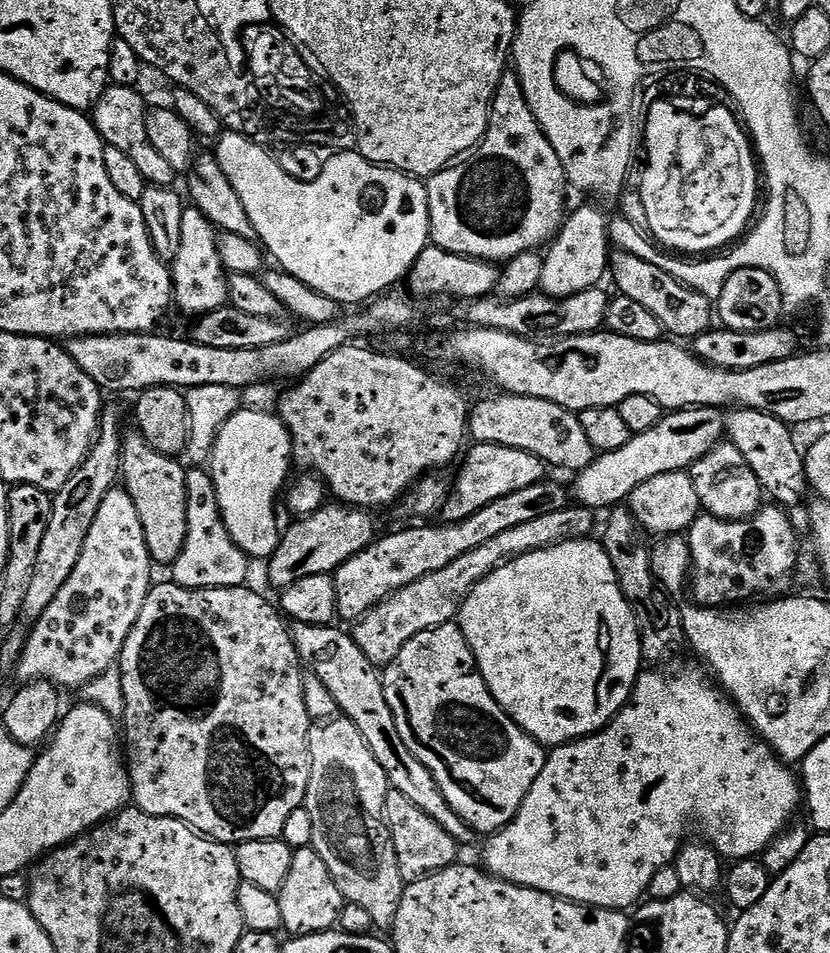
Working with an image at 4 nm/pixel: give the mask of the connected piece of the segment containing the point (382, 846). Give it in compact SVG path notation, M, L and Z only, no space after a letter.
M333 718L319 726L313 726L308 735L308 753L310 754L310 782L302 807L310 810L310 818L314 821L314 838L310 846L315 852L322 854L322 862L326 862L326 866L330 866L330 874L334 878L338 890L342 890L345 901L349 904L363 906L370 913L373 925L377 929L391 929L394 914L398 910L398 902L402 898L406 885L398 870L398 858L394 854L394 842L390 838L390 830L384 821L384 803L390 787L386 774L382 770L382 766L378 766L378 758L374 758L374 754L370 754L370 746L366 746L366 738L362 738L362 734L358 734L358 726L354 726L354 722L347 718Z

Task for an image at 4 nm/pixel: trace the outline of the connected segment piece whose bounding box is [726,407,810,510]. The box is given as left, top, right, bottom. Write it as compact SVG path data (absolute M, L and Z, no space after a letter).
M737 407L736 412L726 416L726 436L732 445L741 451L743 458L754 470L763 491L773 496L775 503L785 510L793 510L805 503L804 495L809 495L808 475L804 465L805 453L796 445L792 437L793 429L784 421L753 408Z

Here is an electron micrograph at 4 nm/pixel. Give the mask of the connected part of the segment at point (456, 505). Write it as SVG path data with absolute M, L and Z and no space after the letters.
M473 443L463 457L464 469L456 476L456 484L449 487L442 505L442 516L447 523L462 522L470 514L478 514L482 506L498 498L506 498L514 490L523 490L525 486L534 486L534 482L545 479L546 465L543 460L526 450L514 450L497 444Z

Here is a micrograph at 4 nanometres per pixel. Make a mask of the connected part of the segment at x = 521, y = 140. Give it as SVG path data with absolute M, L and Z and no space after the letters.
M505 71L501 76L488 114L488 129L471 155L427 177L426 187L430 218L428 235L435 247L450 254L507 262L523 252L543 249L559 233L566 219L564 191L570 188L568 177L562 170L562 162L558 162L558 154L554 154L554 146L550 146L540 123L534 118L515 71Z

